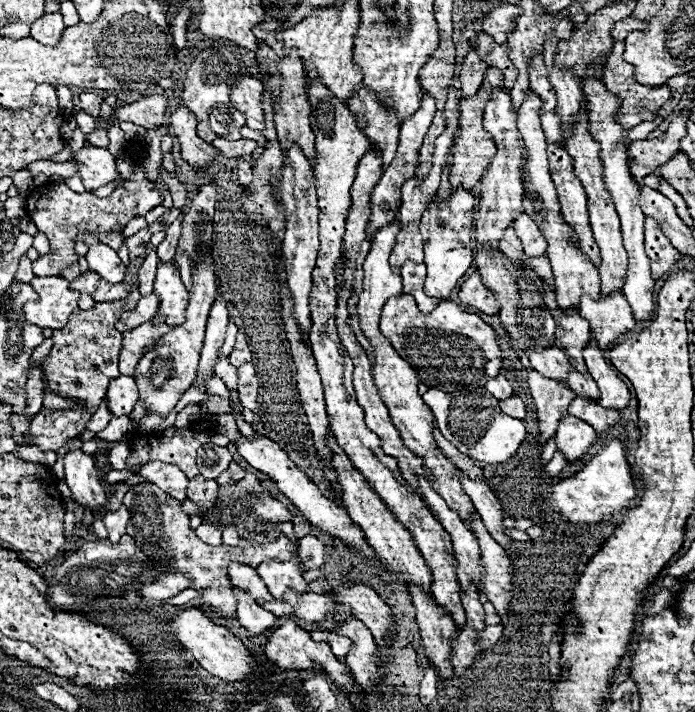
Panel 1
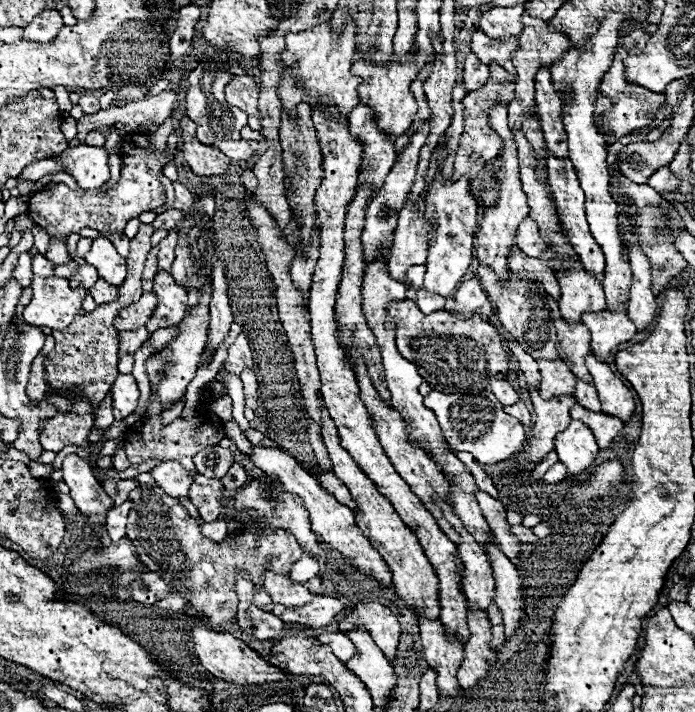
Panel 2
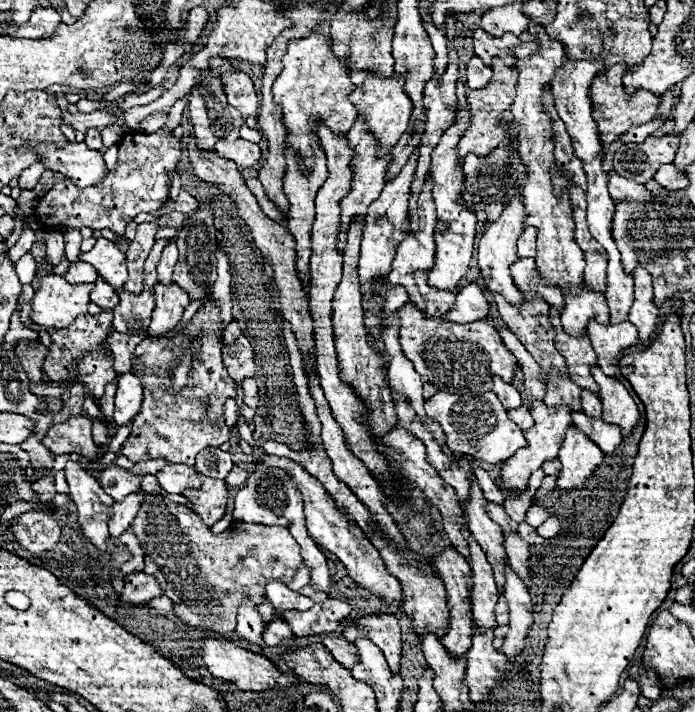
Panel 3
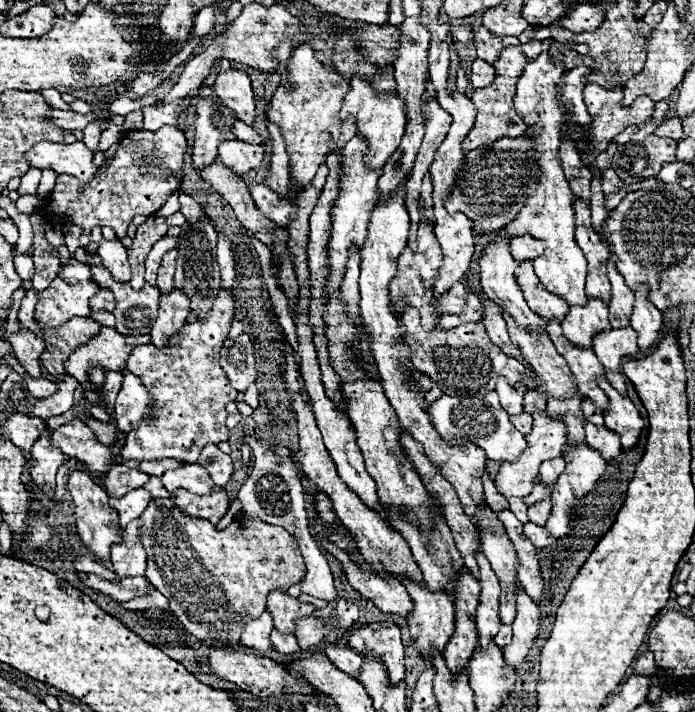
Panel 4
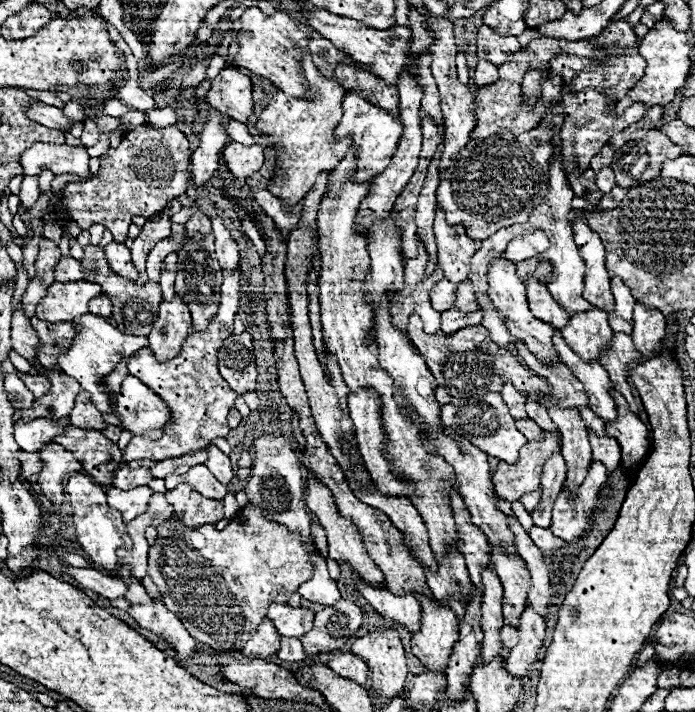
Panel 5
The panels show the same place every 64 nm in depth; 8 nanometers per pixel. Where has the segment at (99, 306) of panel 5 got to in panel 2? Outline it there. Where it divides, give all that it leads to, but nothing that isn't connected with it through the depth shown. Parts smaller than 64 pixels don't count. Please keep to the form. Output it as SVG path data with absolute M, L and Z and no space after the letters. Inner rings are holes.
M98 280L92 288L90 288L90 296L94 298L96 304L108 304L118 298L119 292L115 286L109 286L104 280Z

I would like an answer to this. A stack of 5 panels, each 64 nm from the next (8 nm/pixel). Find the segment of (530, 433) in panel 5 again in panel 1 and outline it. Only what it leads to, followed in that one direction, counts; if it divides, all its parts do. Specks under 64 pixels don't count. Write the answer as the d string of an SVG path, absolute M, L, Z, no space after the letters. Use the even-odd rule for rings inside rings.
M512 396L508 400L502 400L500 408L502 408L502 412L508 412L508 416L516 416L518 420L526 418L526 406L520 396Z

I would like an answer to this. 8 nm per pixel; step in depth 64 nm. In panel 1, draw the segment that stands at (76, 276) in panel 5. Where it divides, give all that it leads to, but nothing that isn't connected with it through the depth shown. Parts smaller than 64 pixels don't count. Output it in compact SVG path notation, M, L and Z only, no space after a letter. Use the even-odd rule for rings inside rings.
M86 270L78 280L70 282L70 288L72 288L72 290L78 290L78 292L82 292L82 294L92 294L92 292L96 290L98 280L100 280L100 276L96 276L96 272Z

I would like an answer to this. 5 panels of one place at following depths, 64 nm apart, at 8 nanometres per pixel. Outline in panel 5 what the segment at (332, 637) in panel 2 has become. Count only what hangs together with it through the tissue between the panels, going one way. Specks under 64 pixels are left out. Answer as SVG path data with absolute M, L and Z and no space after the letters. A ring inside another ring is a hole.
M336 652L336 654L330 654L330 664L328 664L338 676L344 676L360 686L368 686L366 684L366 678L368 678L368 668L366 664L356 658L354 654L344 654L344 652Z

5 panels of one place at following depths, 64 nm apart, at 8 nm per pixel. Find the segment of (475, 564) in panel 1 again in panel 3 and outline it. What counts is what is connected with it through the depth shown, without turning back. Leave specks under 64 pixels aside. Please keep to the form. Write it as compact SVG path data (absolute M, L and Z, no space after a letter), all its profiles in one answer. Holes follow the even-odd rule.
M464 532L468 544L470 544L470 568L472 568L472 612L476 626L484 630L496 630L498 622L494 616L494 606L498 602L498 586L492 576L492 568L486 560L486 554L480 550L474 538L470 538L470 532Z

